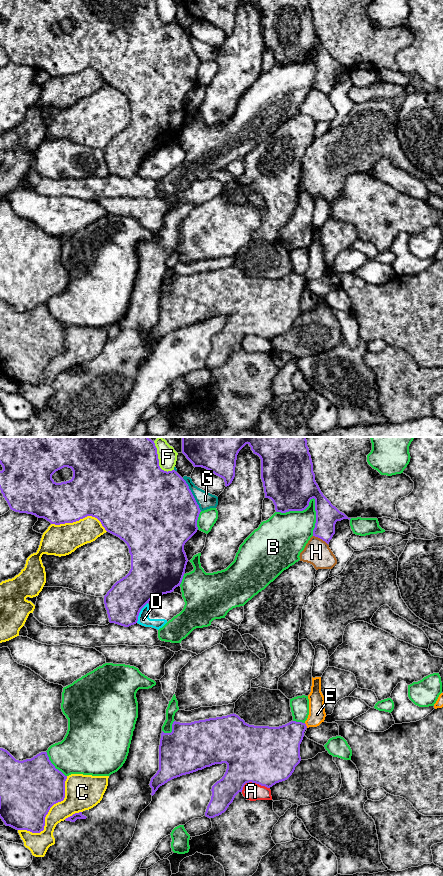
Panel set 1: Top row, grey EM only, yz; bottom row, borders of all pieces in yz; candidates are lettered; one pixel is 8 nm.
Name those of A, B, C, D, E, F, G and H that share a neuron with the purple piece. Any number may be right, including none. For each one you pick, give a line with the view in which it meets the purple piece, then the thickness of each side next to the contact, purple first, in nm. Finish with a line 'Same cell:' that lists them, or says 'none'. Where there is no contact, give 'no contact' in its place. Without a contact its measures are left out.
Same cell: none

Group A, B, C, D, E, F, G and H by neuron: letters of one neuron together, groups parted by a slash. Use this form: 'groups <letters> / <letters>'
groups A D G / B F / C / E / H

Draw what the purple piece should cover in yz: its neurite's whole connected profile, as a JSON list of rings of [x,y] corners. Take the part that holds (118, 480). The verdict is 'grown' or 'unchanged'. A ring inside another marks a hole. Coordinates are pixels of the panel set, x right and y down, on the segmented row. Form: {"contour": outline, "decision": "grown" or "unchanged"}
{"contour": [[[0,437],[0,464],[3,467],[3,470],[0,471],[0,490],[11,510],[44,518],[55,525],[73,523],[87,516],[92,516],[101,522],[107,532],[119,537],[127,544],[131,555],[131,569],[104,596],[104,604],[110,623],[124,627],[136,624],[141,609],[150,600],[171,593],[180,586],[188,562],[184,545],[198,530],[197,520],[201,510],[186,481],[175,470],[167,472],[160,468],[154,441],[148,437]],[[64,467],[72,469],[73,477],[69,481],[56,483],[52,479],[52,475]]], "decision": "unchanged"}

